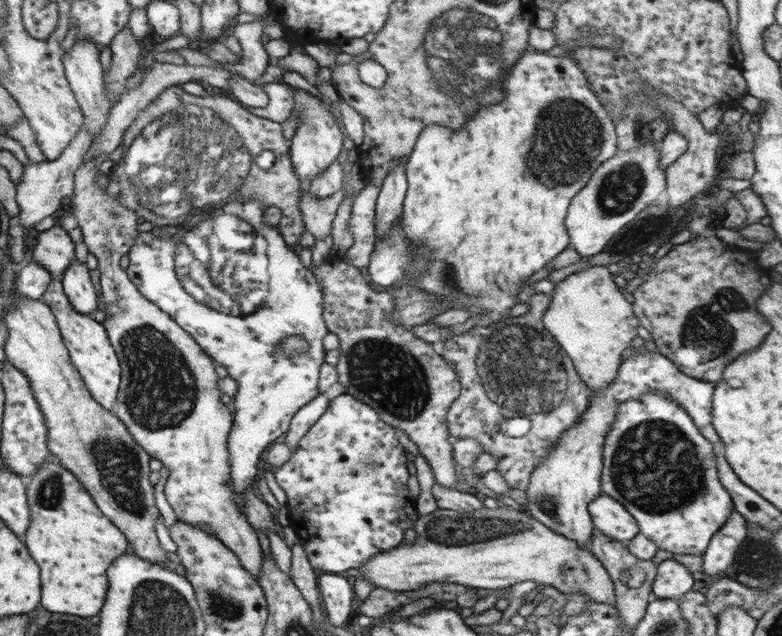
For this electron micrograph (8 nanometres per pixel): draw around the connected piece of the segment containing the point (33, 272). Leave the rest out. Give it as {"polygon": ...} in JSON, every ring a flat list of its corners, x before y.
{"polygon":[[36,262,29,263,19,269,19,275,15,278,15,292,13,297,26,297,41,300,54,277]]}

